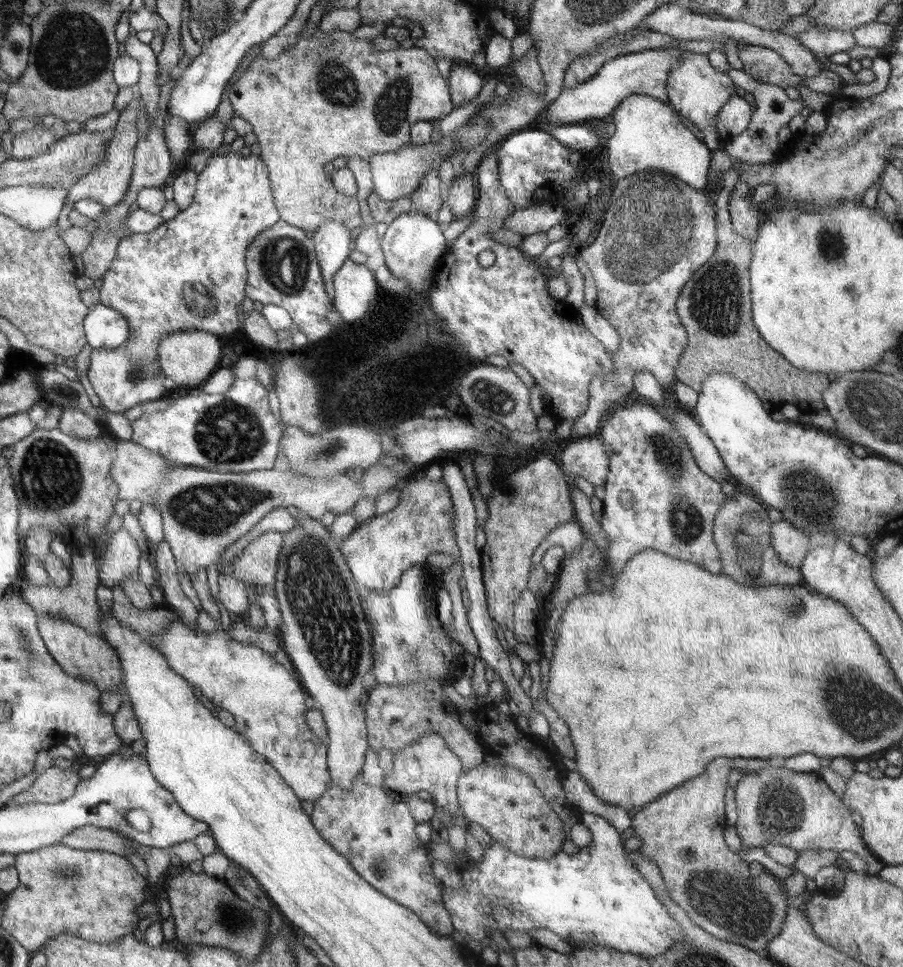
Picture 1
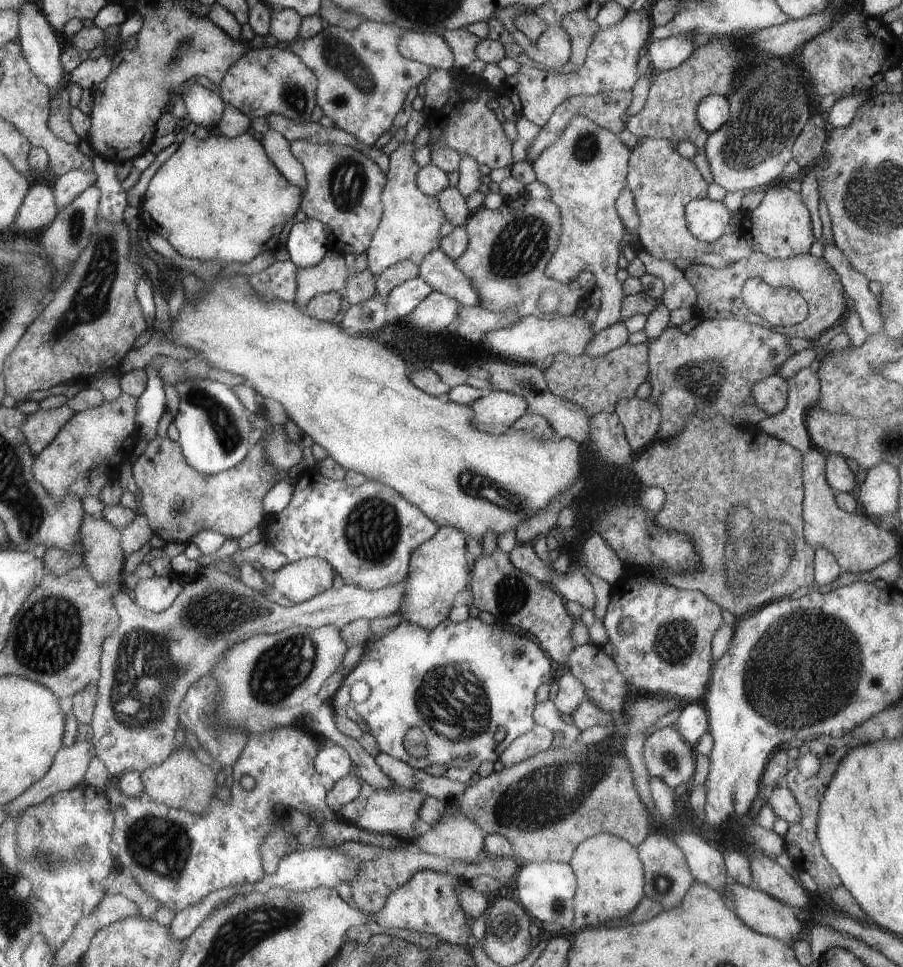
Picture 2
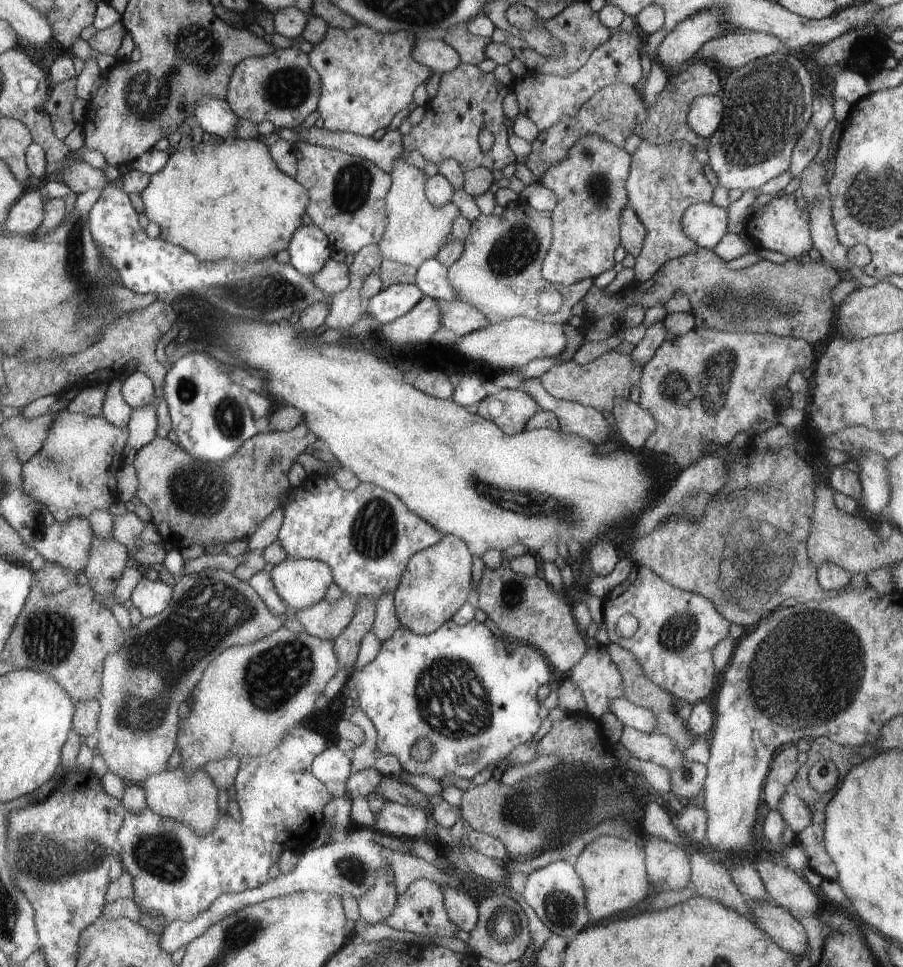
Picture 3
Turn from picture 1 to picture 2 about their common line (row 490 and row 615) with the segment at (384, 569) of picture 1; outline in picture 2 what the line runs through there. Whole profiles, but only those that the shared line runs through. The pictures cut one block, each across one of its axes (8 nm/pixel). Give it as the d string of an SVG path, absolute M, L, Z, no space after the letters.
M439 526L439 534L431 542L423 542L415 554L411 554L411 566L407 574L407 598L399 610L403 622L411 622L425 630L435 628L439 622L447 620L449 610L453 610L453 598L457 592L469 586L469 566L465 558L467 538L461 530Z

